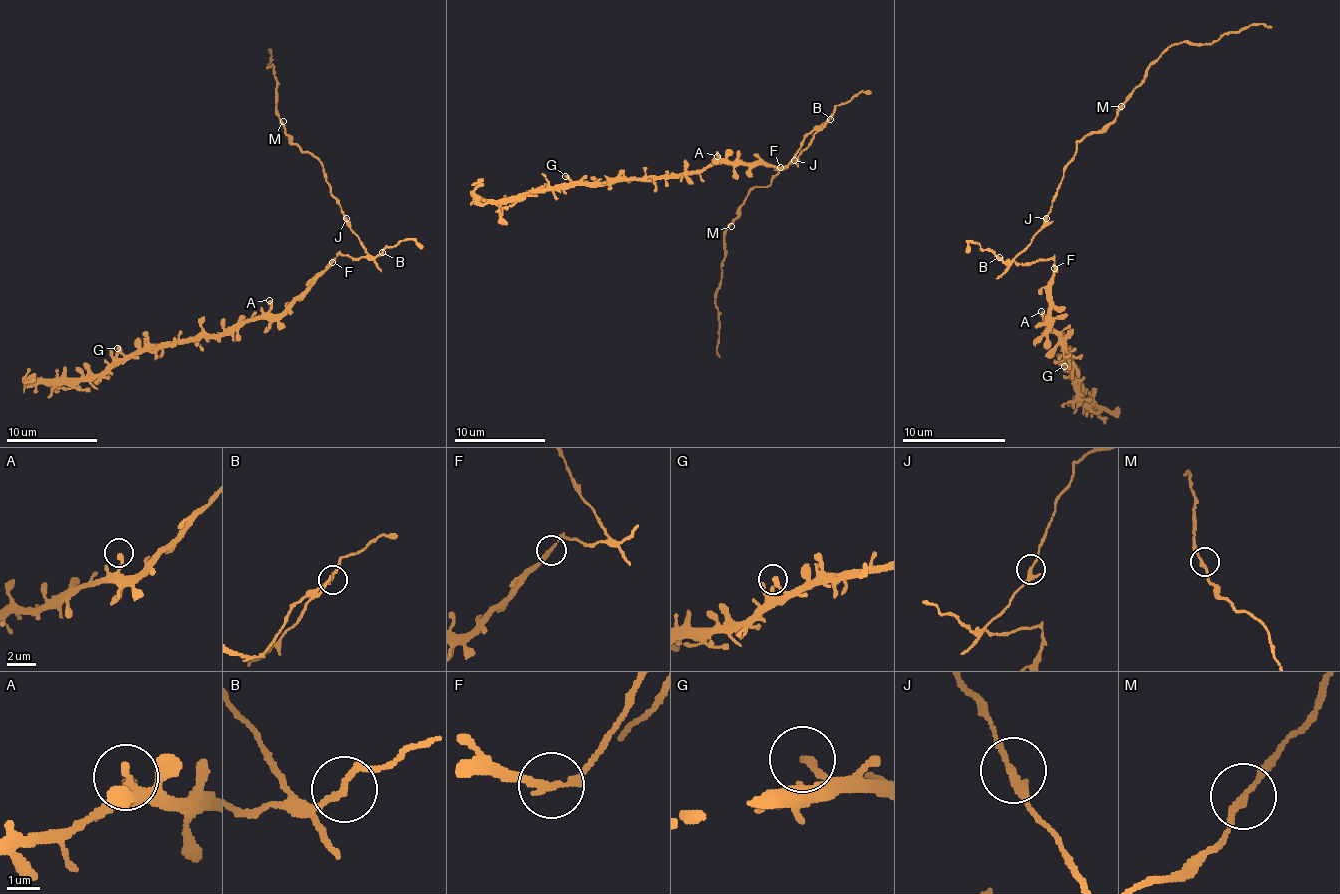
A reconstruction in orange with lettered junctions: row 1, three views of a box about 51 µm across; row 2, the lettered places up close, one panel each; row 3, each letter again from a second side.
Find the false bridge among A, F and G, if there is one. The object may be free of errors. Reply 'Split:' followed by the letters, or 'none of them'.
Split: F

